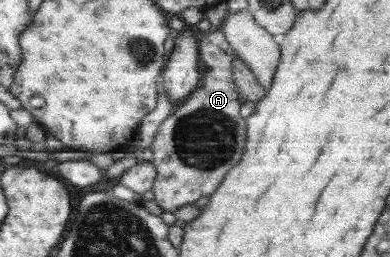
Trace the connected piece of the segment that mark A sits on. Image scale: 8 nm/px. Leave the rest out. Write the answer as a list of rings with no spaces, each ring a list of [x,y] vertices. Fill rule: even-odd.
[[[217,29],[213,32],[210,32],[206,36],[201,39],[201,61],[205,63],[205,74],[202,78],[202,84],[199,86],[197,91],[193,93],[186,101],[180,103],[180,106],[174,108],[172,113],[160,124],[154,140],[150,145],[150,149],[152,149],[153,157],[151,161],[157,167],[157,180],[155,181],[154,187],[152,189],[153,195],[155,196],[155,202],[164,212],[171,212],[175,214],[178,209],[182,206],[193,204],[198,201],[198,199],[202,199],[204,196],[211,196],[217,189],[220,187],[220,184],[224,181],[226,174],[232,169],[232,167],[236,167],[240,160],[242,159],[242,155],[246,151],[247,146],[247,118],[242,117],[240,115],[240,109],[242,109],[242,101],[244,98],[239,93],[237,89],[237,85],[235,84],[235,75],[233,70],[233,61],[235,57],[238,56],[236,50],[233,48],[233,45],[226,39],[226,34],[221,30]]]

